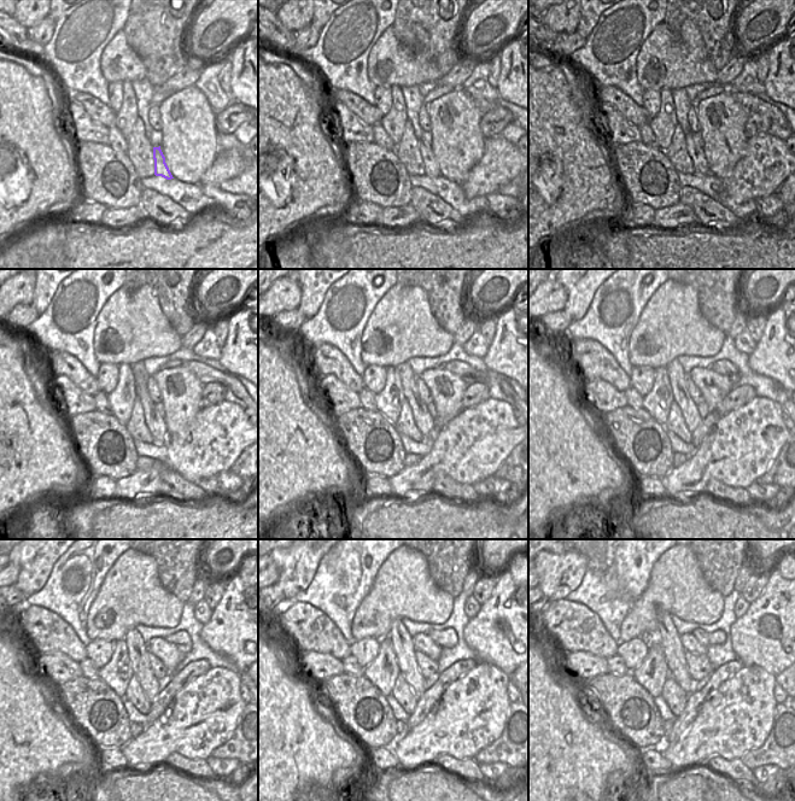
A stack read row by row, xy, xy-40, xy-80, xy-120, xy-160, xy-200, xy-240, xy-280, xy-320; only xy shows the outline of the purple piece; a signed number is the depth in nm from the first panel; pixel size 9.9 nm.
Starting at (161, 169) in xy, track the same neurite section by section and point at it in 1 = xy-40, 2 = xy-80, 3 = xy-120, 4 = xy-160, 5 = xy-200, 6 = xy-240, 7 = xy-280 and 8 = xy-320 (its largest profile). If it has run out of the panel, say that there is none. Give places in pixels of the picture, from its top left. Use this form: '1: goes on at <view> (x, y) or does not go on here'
1: goes on at xy-40 (431, 167)
2: goes on at xy-80 (696, 153)
3: goes on at xy-120 (156, 425)
4: goes on at xy-160 (424, 421)
5: goes on at xy-200 (677, 376)
6: goes on at xy-240 (136, 649)
7: goes on at xy-280 (404, 650)
8: goes on at xy-320 (670, 639)

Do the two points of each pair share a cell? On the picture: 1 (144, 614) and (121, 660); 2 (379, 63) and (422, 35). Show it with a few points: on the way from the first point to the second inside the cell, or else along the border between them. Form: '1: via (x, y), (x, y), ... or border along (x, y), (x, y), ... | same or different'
1: border along (122, 638), (114, 641) | different
2: via (395, 63), (413, 63), (424, 51) | same

